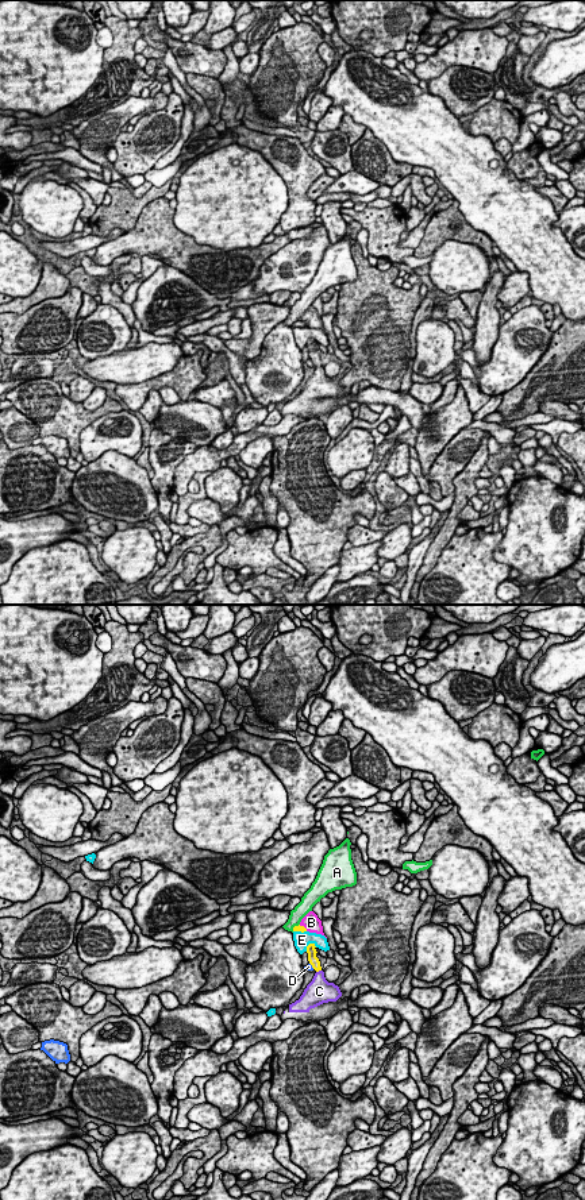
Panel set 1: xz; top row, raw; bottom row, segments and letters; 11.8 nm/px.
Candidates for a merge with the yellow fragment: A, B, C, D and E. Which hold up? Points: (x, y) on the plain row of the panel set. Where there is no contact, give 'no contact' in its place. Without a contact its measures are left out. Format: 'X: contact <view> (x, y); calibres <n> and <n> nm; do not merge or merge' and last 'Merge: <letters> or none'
A: contact xz (295, 321); calibres 70 and 160 nm; do not merge
B: contact xz (303, 321); calibres 70 and 200 nm; do not merge
C: contact xz (318, 366); calibres 120 and 300 nm; merge
D: contact xz (311, 359); calibres 120 and 70 nm; do not merge
E: contact xz (308, 340); calibres 120 and 190 nm; do not merge
Merge: C

